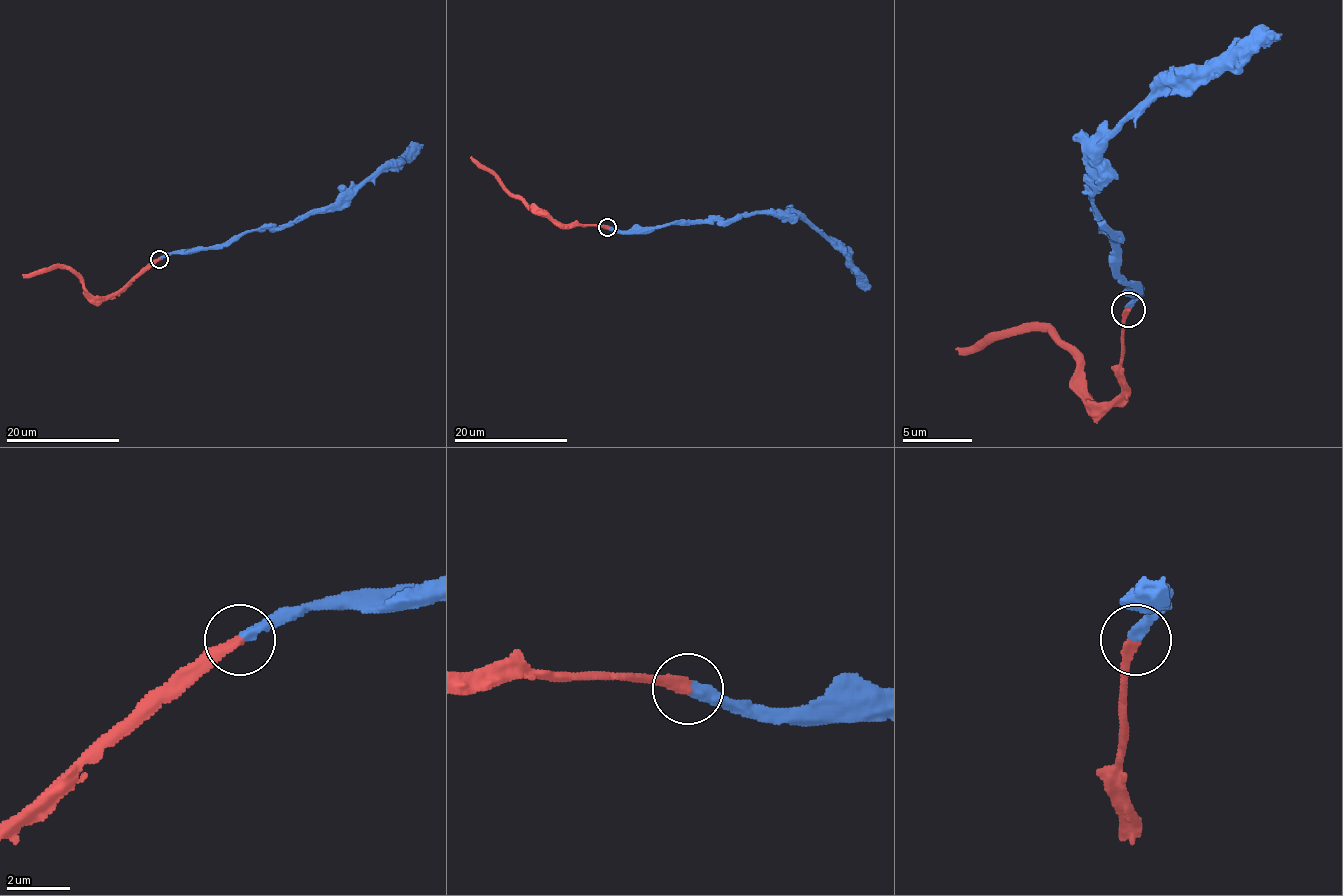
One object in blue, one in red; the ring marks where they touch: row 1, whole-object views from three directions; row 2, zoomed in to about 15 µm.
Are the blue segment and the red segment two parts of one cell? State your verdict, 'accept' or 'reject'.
accept

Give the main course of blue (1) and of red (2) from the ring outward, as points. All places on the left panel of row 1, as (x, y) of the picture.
1: (160, 259), (171, 253), (220, 248), (247, 232), (284, 228), (311, 214), (328, 212), (421, 145)
2: (159, 259), (143, 268), (115, 293), (102, 297), (93, 297), (82, 280), (65, 268), (46, 268), (24, 275)

